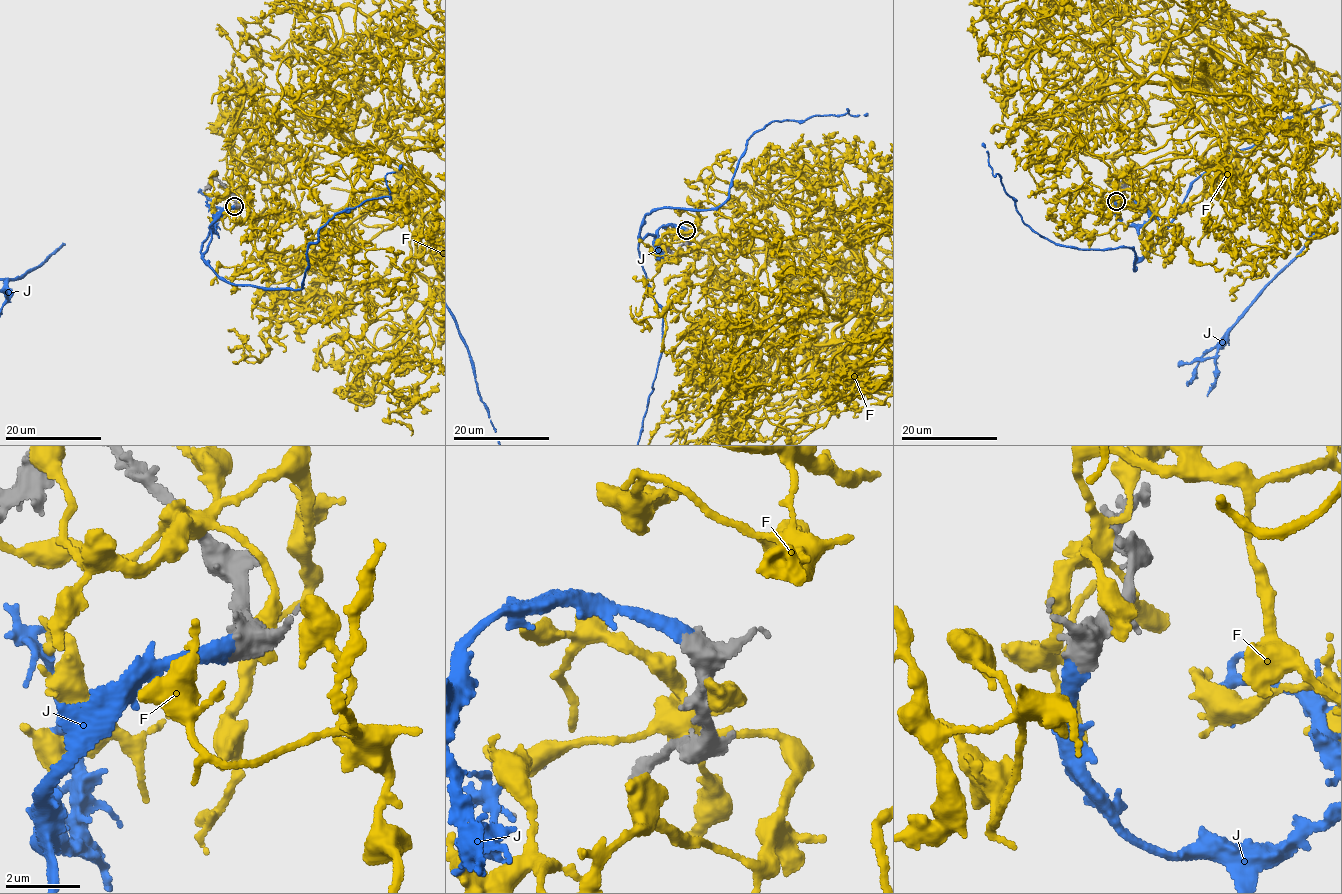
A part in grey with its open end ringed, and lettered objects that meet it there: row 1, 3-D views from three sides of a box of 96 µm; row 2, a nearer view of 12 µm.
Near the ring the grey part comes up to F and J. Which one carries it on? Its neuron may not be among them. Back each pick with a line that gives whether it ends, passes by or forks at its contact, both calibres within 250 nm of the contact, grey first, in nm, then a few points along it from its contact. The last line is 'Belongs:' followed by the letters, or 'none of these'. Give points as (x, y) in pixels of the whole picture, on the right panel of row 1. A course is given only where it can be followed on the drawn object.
J: it ends; calibres 500 and 400 nm
Belongs: J

